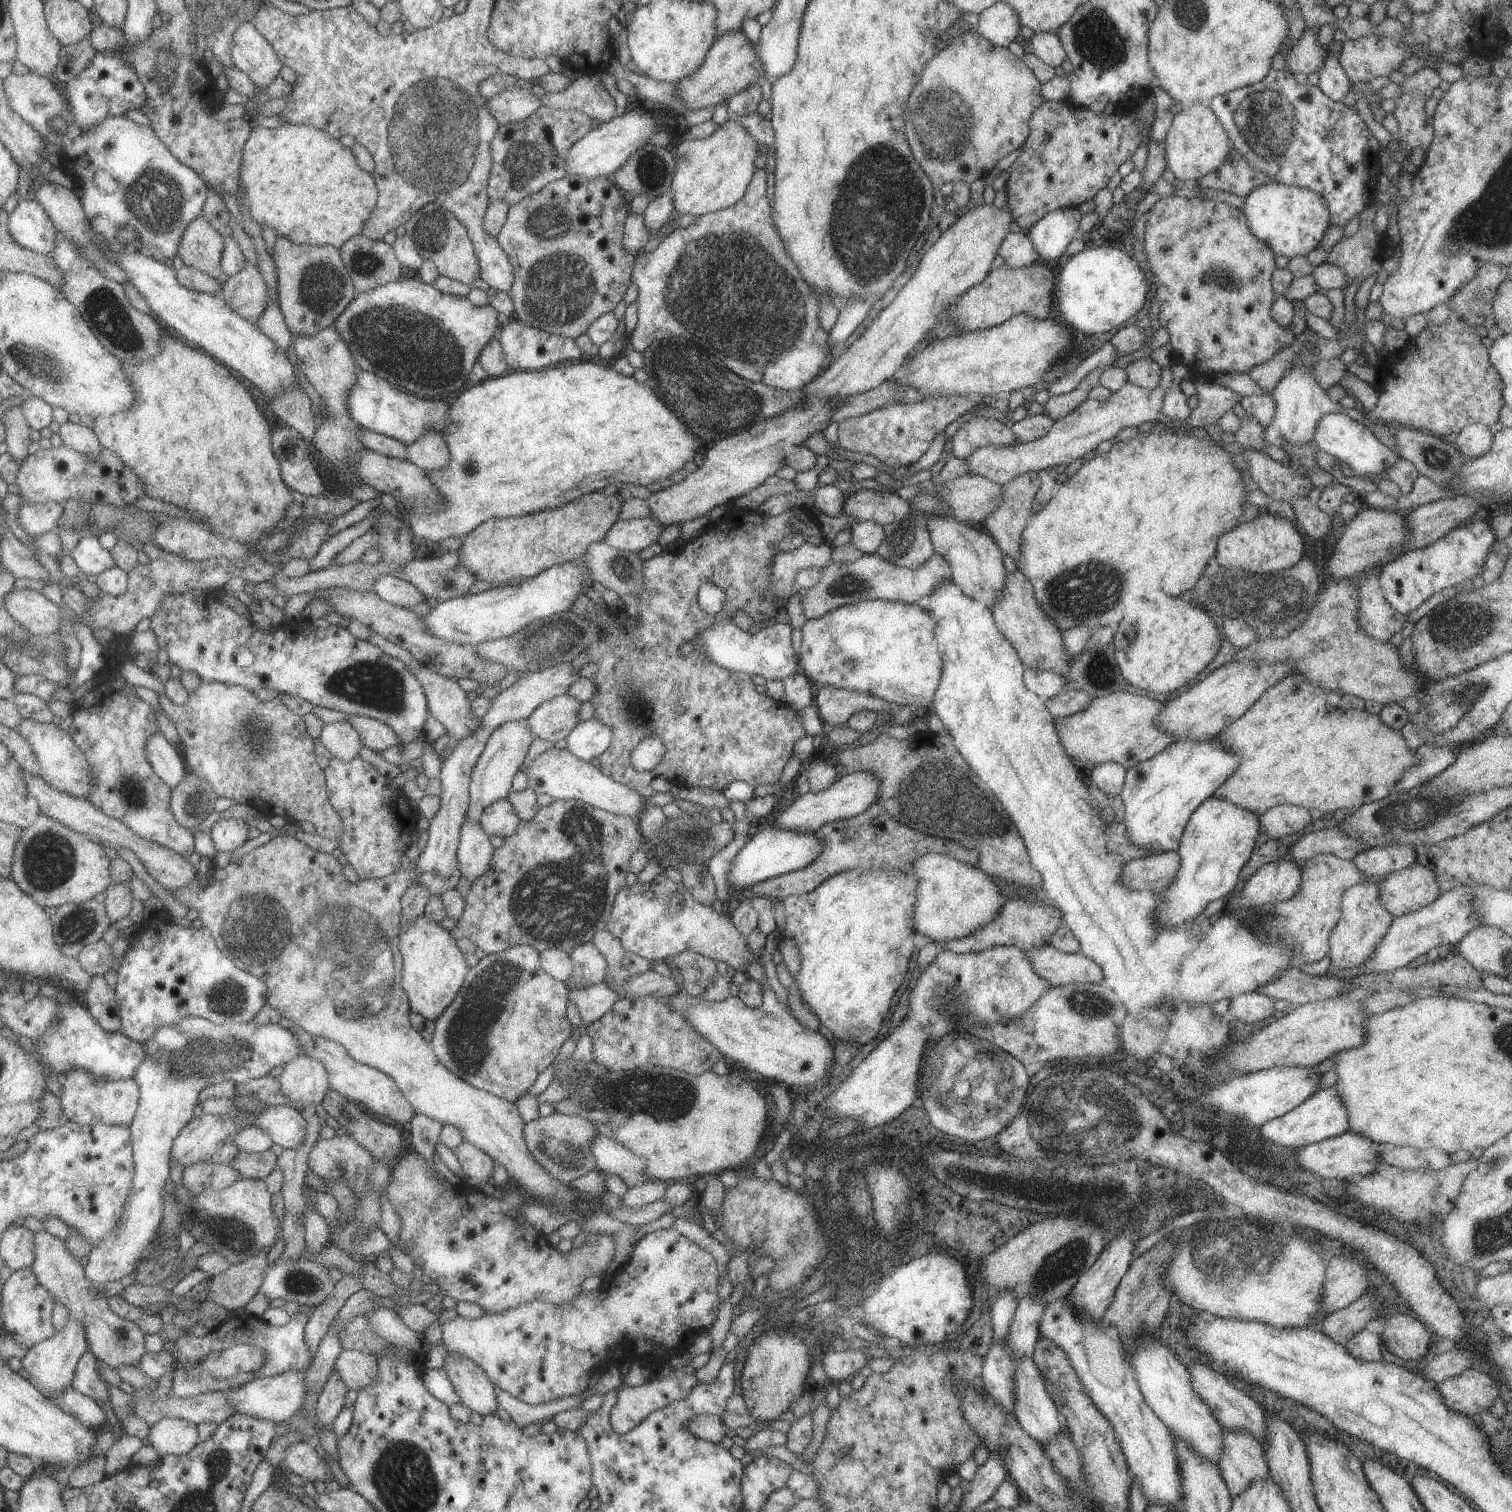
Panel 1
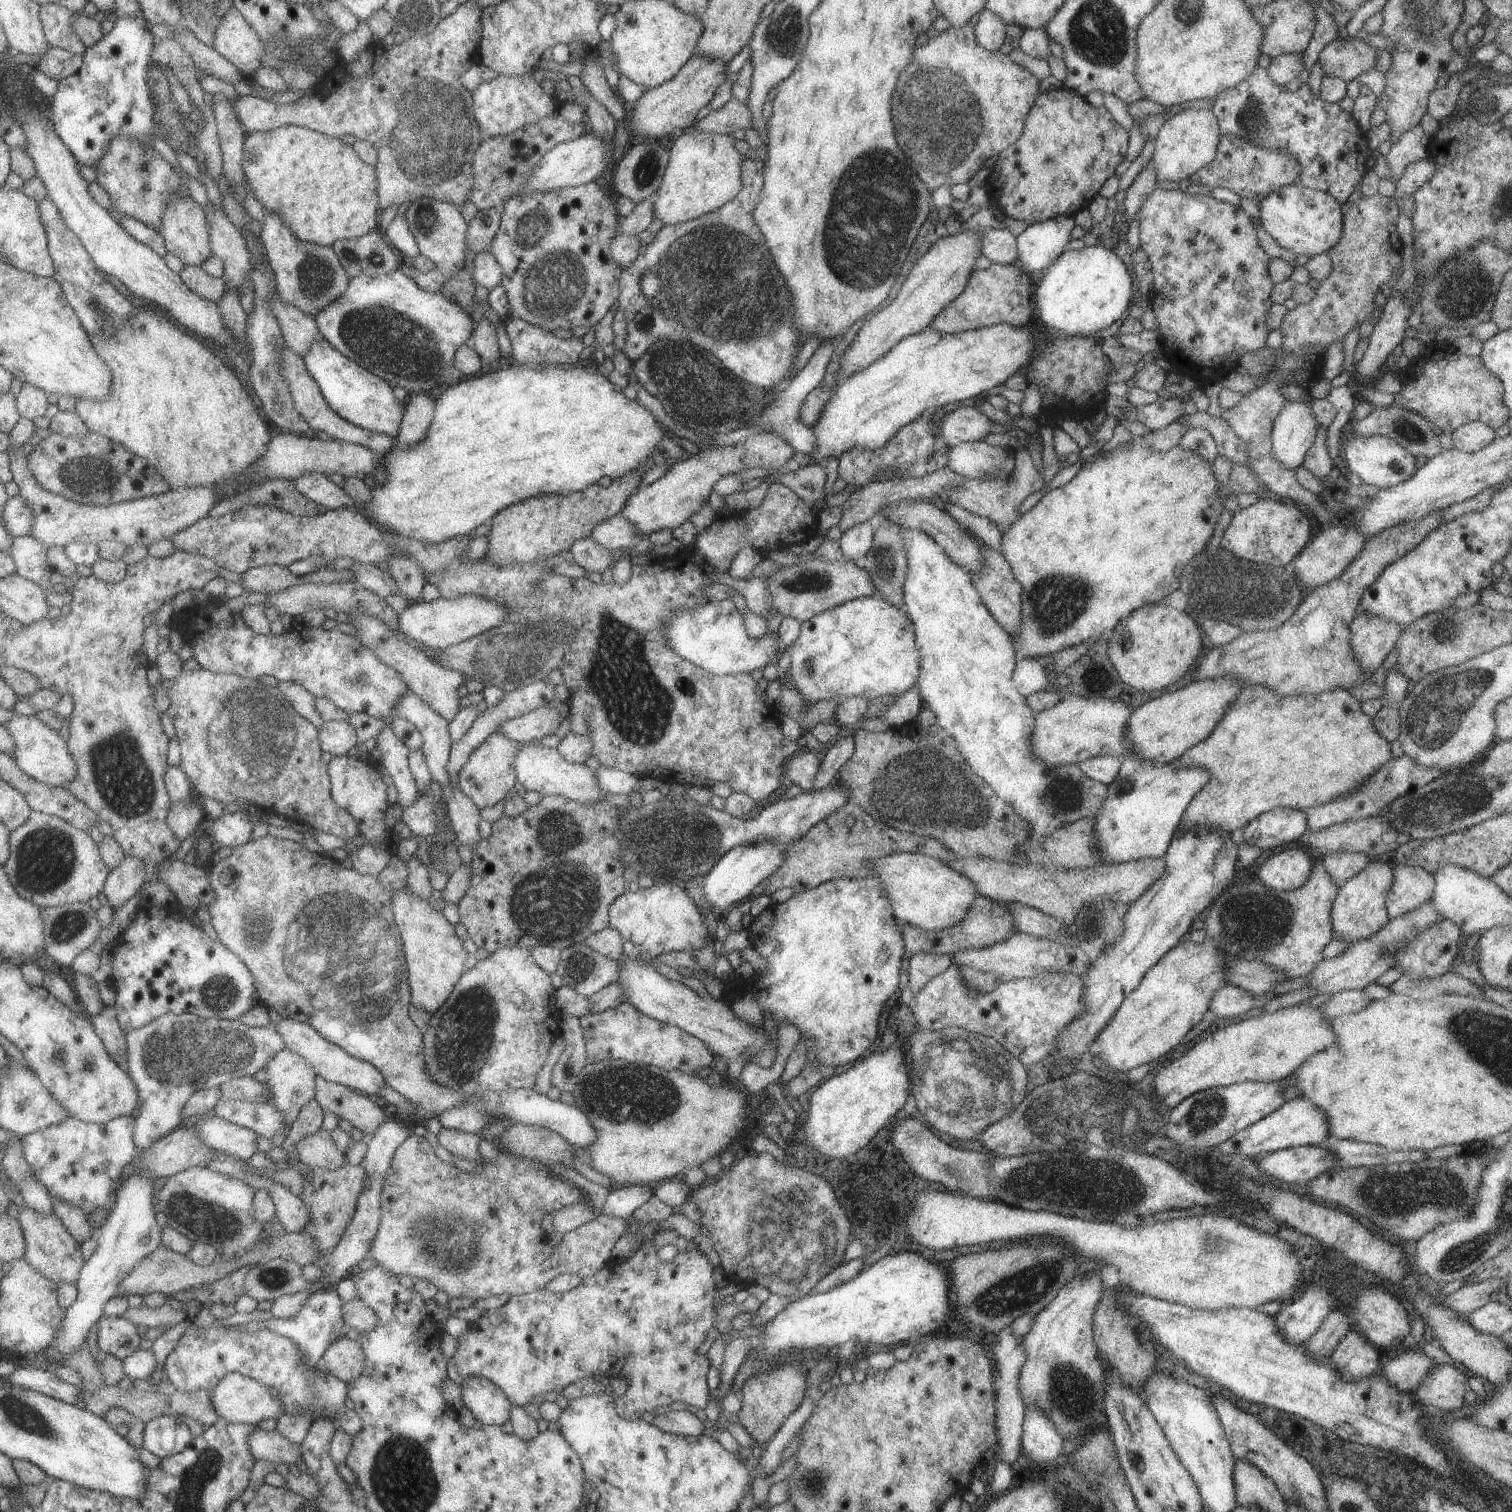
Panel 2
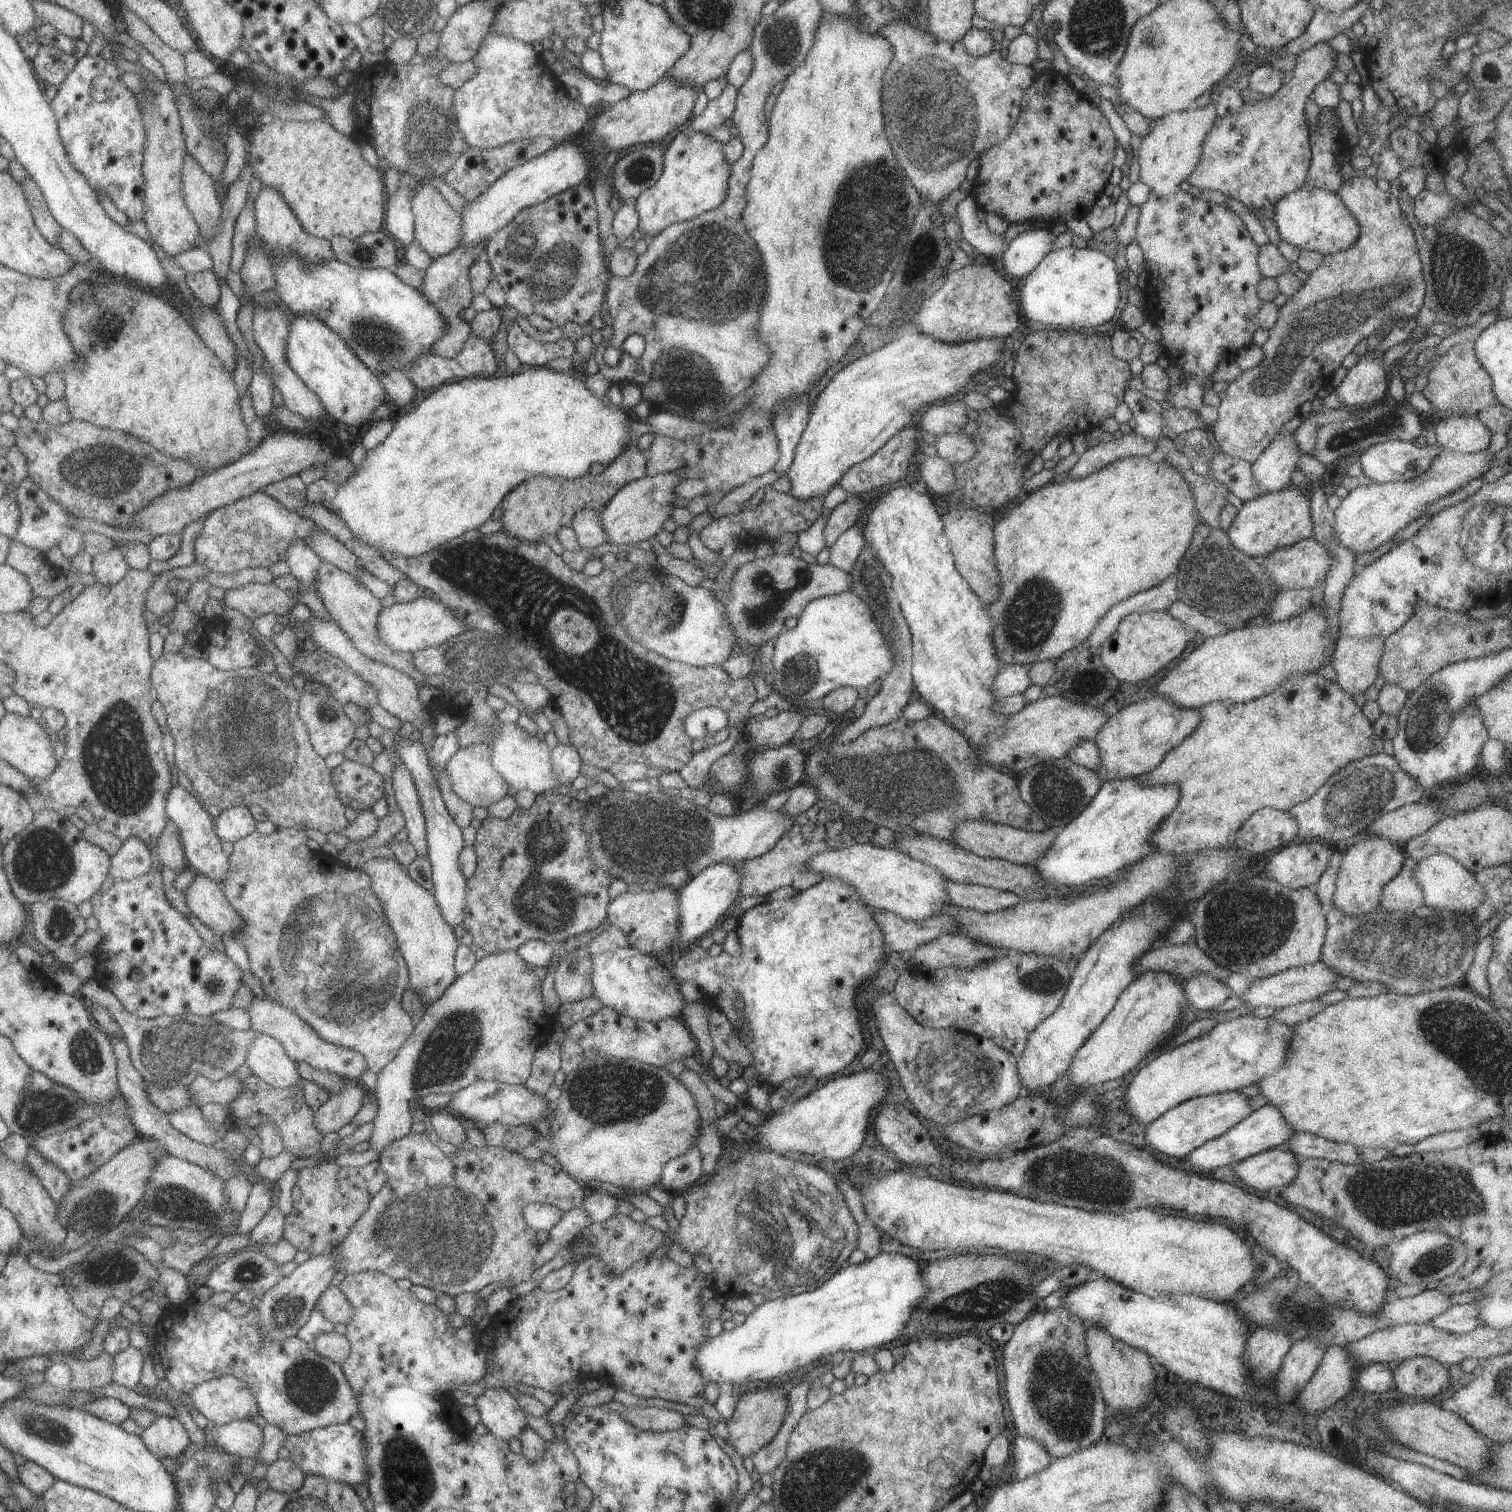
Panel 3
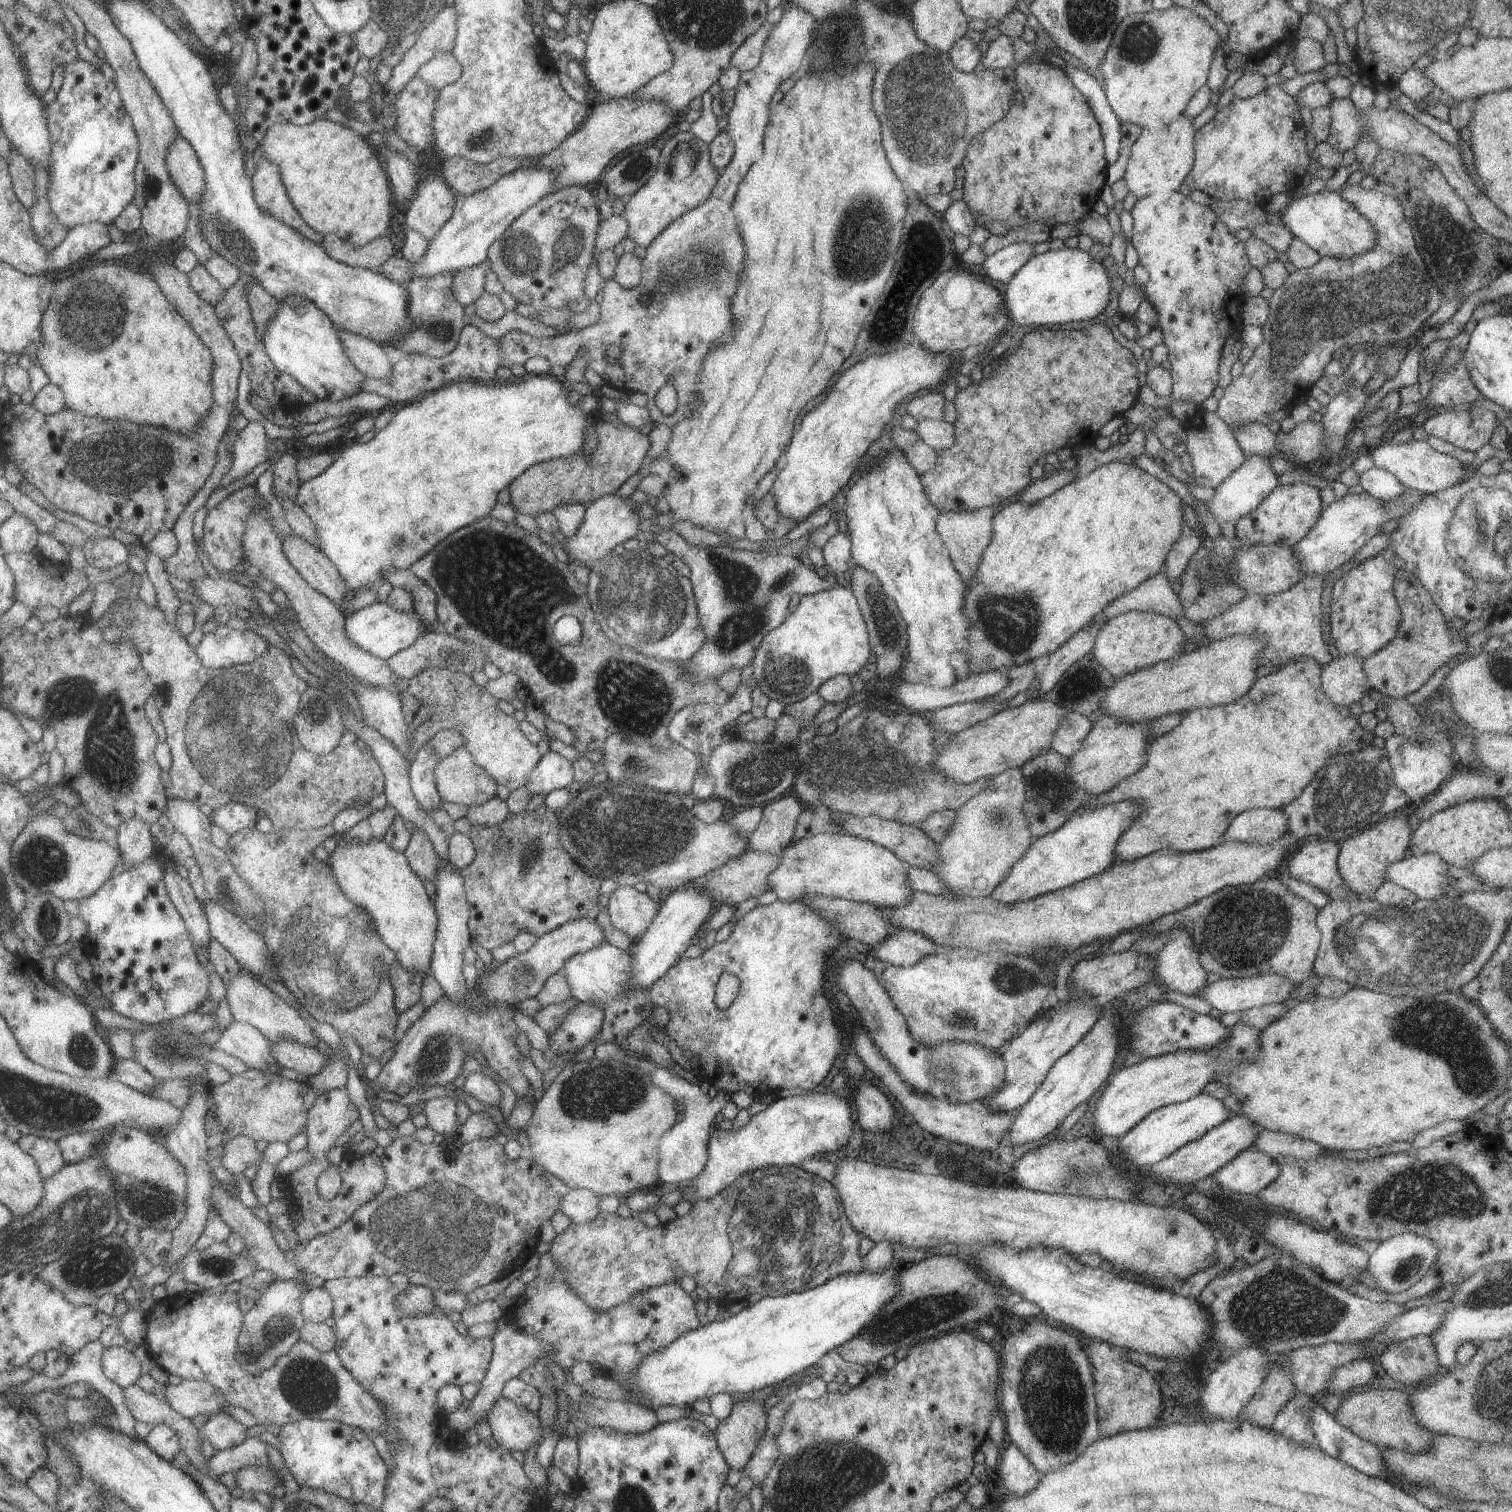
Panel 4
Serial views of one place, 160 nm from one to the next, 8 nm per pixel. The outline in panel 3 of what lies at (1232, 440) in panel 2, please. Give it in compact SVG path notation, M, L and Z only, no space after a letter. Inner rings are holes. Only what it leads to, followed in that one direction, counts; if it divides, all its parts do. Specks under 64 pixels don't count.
M1170 407L1163 412L1163 436L1173 439L1184 431L1192 429L1206 429L1213 432L1213 427L1204 423L1200 413L1182 407Z

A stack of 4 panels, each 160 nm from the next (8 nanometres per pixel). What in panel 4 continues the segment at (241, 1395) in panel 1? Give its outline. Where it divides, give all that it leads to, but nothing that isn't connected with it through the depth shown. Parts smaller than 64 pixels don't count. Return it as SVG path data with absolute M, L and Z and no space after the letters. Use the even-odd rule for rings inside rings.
M184 1379L178 1385L168 1382L165 1387L164 1398L187 1419L193 1419L197 1414L212 1416L228 1410L227 1398L209 1382Z

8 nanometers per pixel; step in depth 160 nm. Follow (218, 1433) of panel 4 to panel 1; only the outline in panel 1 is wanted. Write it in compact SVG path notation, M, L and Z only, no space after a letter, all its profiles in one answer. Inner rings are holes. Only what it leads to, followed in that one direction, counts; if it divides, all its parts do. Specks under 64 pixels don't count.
M296 1442L290 1444L284 1452L283 1464L292 1472L302 1477L303 1480L311 1483L316 1480L326 1482L328 1478L333 1478L330 1474L328 1463L320 1458L314 1448L314 1443Z

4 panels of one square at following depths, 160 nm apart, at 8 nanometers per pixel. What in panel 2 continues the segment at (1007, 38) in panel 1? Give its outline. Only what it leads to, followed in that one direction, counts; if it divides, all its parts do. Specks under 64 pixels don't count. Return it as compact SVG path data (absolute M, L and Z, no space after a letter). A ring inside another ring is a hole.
M985 9L980 14L980 20L976 24L974 38L978 45L986 48L986 51L996 52L1002 49L1006 40L1006 22L994 12Z

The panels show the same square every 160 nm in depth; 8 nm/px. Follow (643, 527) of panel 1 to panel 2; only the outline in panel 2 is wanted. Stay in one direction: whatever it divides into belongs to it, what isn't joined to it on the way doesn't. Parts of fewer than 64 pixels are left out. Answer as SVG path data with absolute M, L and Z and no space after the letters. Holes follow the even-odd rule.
M617 515L602 520L594 526L590 532L590 538L603 548L622 550L636 546L642 542L642 537L630 522L624 520L624 516Z

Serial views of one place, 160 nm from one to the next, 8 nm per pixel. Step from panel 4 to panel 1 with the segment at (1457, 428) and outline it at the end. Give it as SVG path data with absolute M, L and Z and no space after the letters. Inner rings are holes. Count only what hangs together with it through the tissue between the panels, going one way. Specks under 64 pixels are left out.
M1479 423L1467 425L1456 438L1454 446L1466 458L1476 458L1491 450L1494 434L1488 426Z

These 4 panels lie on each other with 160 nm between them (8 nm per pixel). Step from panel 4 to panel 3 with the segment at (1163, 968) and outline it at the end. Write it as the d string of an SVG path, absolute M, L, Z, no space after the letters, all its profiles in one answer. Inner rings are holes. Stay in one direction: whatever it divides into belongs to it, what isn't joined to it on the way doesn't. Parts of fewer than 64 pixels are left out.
M1198 975L1184 980L1184 992L1194 1010L1212 1011L1234 995L1225 983L1208 975Z

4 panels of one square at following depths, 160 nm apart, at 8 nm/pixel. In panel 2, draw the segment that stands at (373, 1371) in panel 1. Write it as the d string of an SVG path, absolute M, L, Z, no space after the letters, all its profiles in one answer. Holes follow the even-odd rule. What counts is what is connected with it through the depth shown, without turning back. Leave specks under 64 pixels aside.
M342 1336L328 1346L321 1359L324 1370L348 1382L358 1378L364 1368L364 1352L357 1341Z

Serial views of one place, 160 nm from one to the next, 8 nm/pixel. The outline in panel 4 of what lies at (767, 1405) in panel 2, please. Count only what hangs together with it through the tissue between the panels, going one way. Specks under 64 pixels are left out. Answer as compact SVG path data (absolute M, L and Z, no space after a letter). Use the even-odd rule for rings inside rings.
M735 1399L732 1412L714 1430L720 1451L730 1468L746 1470L752 1453L765 1436L766 1426L764 1402Z

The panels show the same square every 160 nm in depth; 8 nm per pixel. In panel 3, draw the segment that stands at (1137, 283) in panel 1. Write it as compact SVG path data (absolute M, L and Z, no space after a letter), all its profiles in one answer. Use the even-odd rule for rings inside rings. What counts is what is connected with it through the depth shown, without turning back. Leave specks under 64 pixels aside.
M1073 245L1065 247L1063 249L1054 249L1049 252L1043 259L1042 262L1027 276L1024 286L1018 289L1018 302L1021 308L1023 318L1028 318L1028 320L1034 320L1034 322L1042 322L1046 324L1048 328L1060 328L1067 330L1078 331L1080 328L1096 328L1109 320L1112 320L1116 308L1118 308L1118 302L1120 300L1120 272L1117 269L1116 263L1110 256L1105 252L1098 249L1093 249L1087 246L1083 249L1078 249Z

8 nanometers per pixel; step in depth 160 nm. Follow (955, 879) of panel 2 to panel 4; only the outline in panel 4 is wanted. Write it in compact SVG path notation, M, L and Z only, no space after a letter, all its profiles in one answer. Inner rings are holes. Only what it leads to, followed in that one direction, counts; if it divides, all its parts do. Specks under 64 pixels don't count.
M820 833L790 842L780 856L781 863L768 877L769 890L776 892L780 900L824 895L870 903L881 909L898 909L906 907L913 896L906 862L886 847L854 835Z

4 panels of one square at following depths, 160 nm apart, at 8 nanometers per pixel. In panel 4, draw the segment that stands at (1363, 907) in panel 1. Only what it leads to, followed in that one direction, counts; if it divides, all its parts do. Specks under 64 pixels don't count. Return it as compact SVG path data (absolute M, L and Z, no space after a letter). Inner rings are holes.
M1408 810L1400 811L1341 843L1337 858L1338 870L1346 886L1357 894L1357 900L1374 900L1375 892L1387 880L1387 866L1409 856L1413 831L1407 817Z

